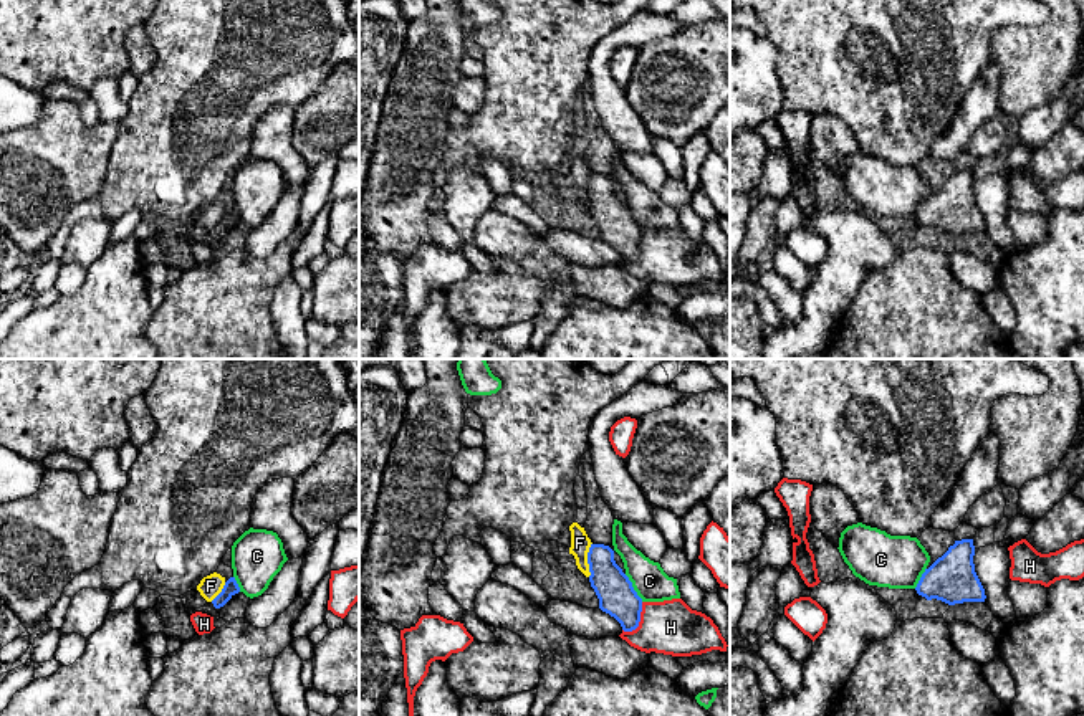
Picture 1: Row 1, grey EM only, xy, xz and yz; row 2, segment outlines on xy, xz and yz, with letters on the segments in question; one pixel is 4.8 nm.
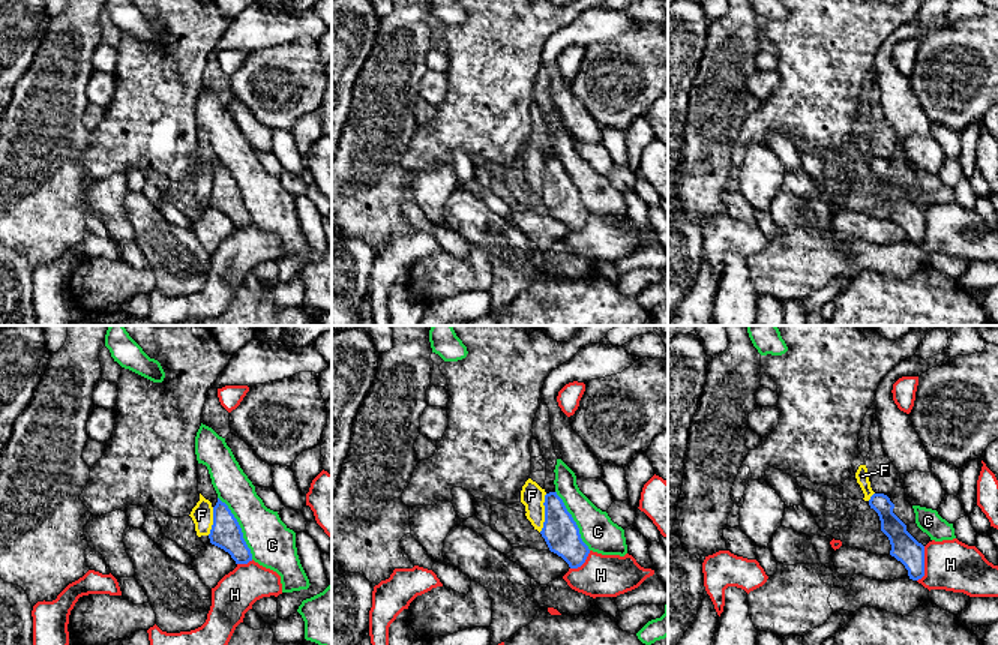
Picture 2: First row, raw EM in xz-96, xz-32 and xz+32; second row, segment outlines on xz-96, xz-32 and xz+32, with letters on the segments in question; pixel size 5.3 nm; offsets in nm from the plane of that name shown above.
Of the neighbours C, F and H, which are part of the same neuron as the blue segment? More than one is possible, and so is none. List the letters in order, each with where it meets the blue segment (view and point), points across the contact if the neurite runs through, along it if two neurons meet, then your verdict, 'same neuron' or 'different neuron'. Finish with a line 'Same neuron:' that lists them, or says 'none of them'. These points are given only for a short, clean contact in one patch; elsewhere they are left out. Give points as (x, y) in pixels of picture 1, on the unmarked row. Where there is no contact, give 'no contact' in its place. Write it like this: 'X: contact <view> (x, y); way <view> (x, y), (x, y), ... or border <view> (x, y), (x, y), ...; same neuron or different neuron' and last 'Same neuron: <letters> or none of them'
C: contact xz (633, 217); different neuron
F: contact xz (588, 189); border xz (591, 172), (588, 205); different neuron
H: contact xz (639, 250); different neuron
Same neuron: none of them

